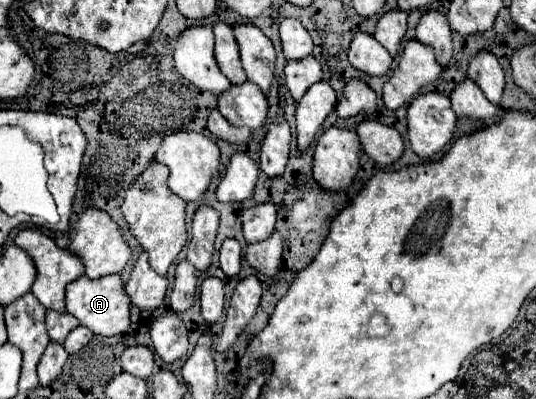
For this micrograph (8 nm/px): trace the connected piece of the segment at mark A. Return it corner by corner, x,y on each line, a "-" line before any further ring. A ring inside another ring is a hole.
86,275
78,277
66,287
66,311
96,335
120,335
130,327
130,297
124,291
120,275
106,275
102,279
86,279

